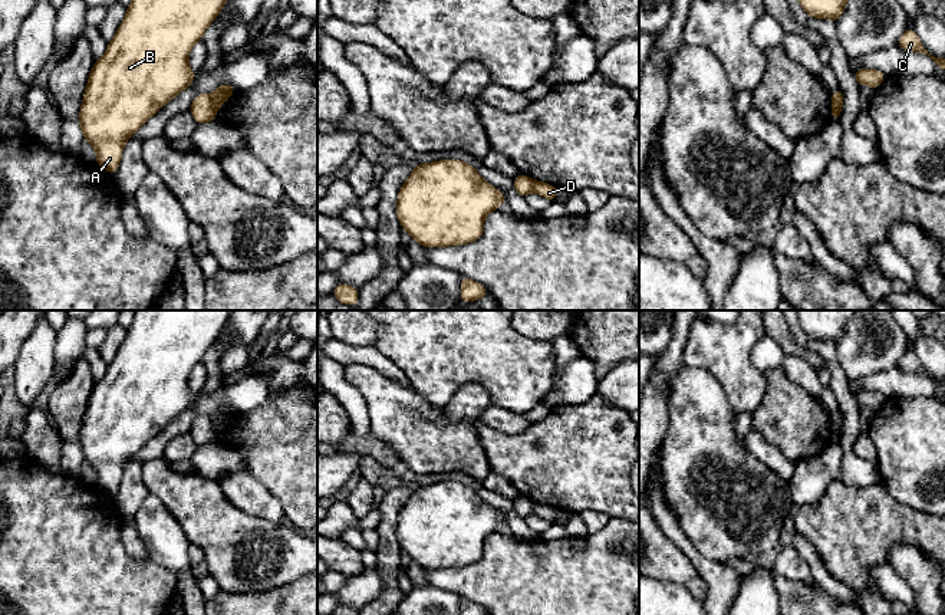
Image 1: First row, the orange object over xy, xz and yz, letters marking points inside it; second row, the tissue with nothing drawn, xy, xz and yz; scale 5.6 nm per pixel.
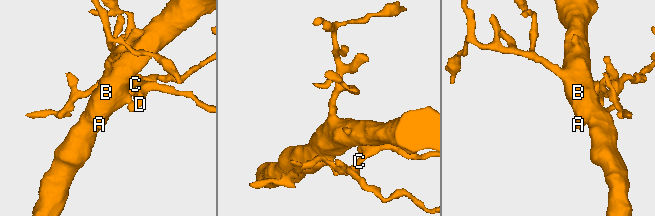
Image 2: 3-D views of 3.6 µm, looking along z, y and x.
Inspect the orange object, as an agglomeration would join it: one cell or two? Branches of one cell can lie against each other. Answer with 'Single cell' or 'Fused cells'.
Fused cells

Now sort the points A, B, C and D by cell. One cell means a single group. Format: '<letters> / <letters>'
A B / C D

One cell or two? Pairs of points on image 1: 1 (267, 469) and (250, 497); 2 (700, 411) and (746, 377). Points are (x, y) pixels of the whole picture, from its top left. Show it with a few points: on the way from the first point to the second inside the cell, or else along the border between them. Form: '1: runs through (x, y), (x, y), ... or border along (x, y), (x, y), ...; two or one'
1: border along (247, 467), (282, 506); two
2: border along (703, 367), (717, 380), (730, 408), (736, 414); two

